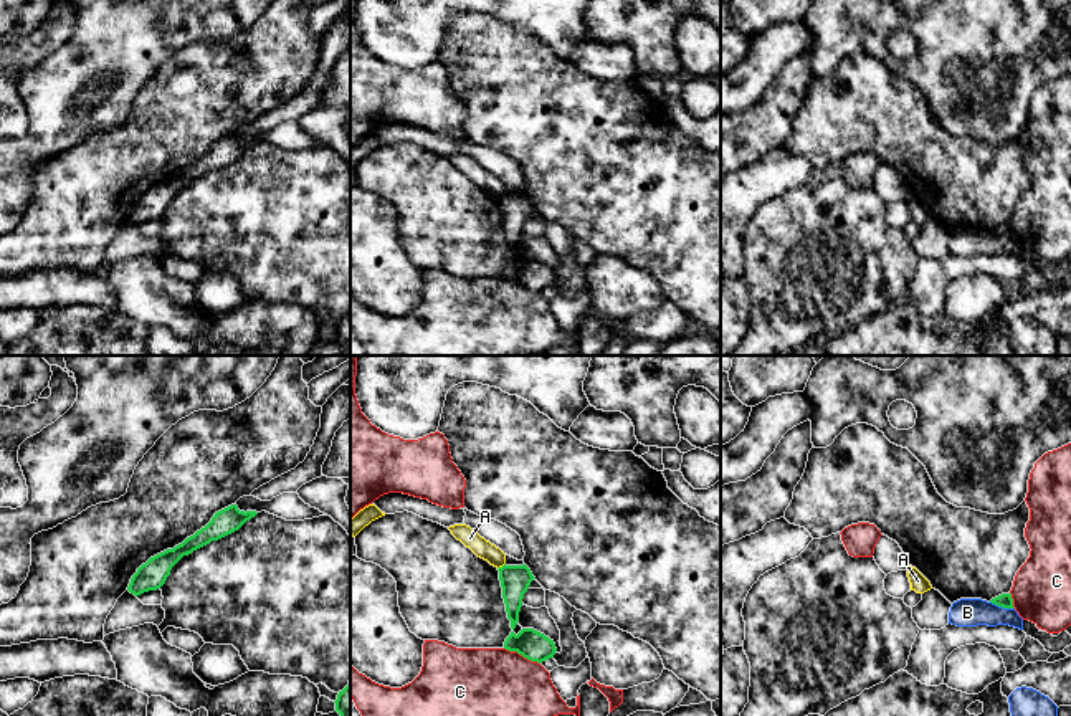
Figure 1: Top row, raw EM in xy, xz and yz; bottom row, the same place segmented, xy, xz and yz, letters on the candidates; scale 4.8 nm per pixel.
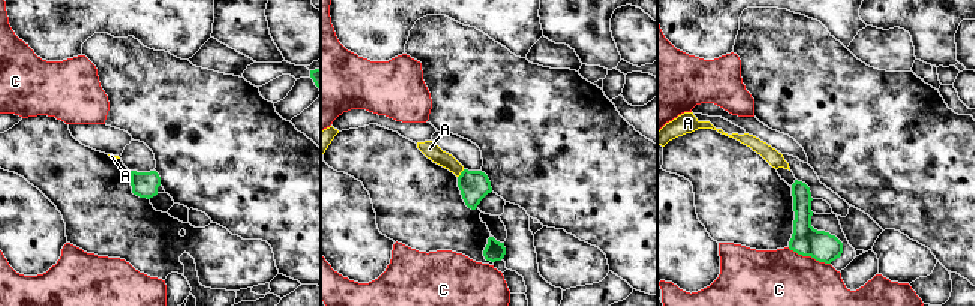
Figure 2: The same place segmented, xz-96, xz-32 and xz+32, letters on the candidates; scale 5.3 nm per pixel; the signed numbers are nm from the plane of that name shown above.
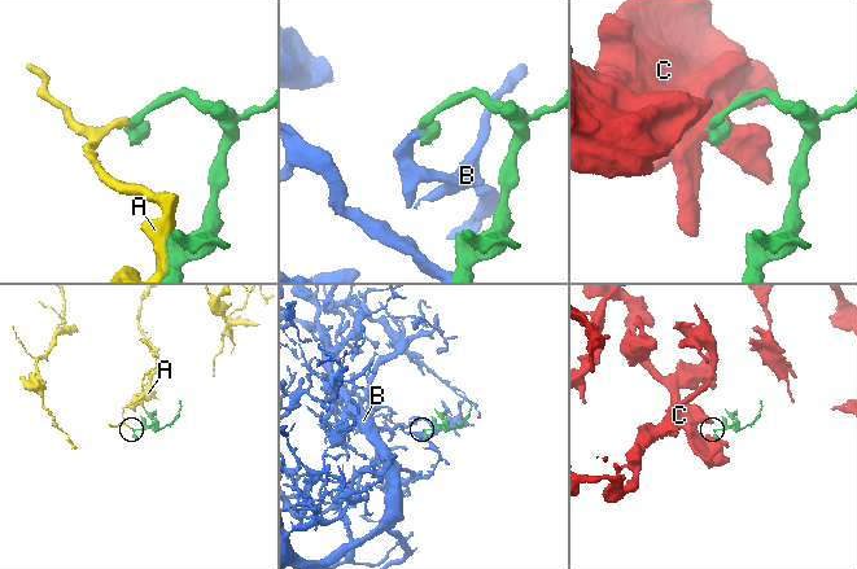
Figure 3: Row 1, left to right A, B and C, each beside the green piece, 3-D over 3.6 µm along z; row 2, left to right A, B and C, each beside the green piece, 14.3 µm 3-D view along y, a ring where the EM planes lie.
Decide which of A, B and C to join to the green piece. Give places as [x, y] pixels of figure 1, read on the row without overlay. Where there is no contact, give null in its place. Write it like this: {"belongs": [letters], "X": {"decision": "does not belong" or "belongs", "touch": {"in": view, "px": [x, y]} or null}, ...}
{"belongs": [], "A": {"decision": "does not belong", "touch": {"in": "xz", "px": [503, 195]}}, "B": {"decision": "does not belong", "touch": {"in": "yz", "px": [1002, 235]}}, "C": {"decision": "does not belong", "touch": {"in": "xz", "px": [523, 285]}}}

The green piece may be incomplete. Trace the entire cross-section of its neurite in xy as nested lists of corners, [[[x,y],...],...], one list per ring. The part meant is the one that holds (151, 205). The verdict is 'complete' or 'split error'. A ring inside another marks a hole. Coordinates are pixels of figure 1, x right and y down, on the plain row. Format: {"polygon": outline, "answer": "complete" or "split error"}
{"polygon": [[[236,134],[215,142],[212,150],[205,157],[187,167],[182,174],[175,175],[174,179],[167,179],[142,193],[132,205],[127,220],[137,227],[144,222],[160,218],[170,205],[172,197],[183,185],[188,185],[193,180],[210,174],[212,170],[218,170],[238,160],[256,144],[256,141],[240,141]]], "answer": "complete"}

